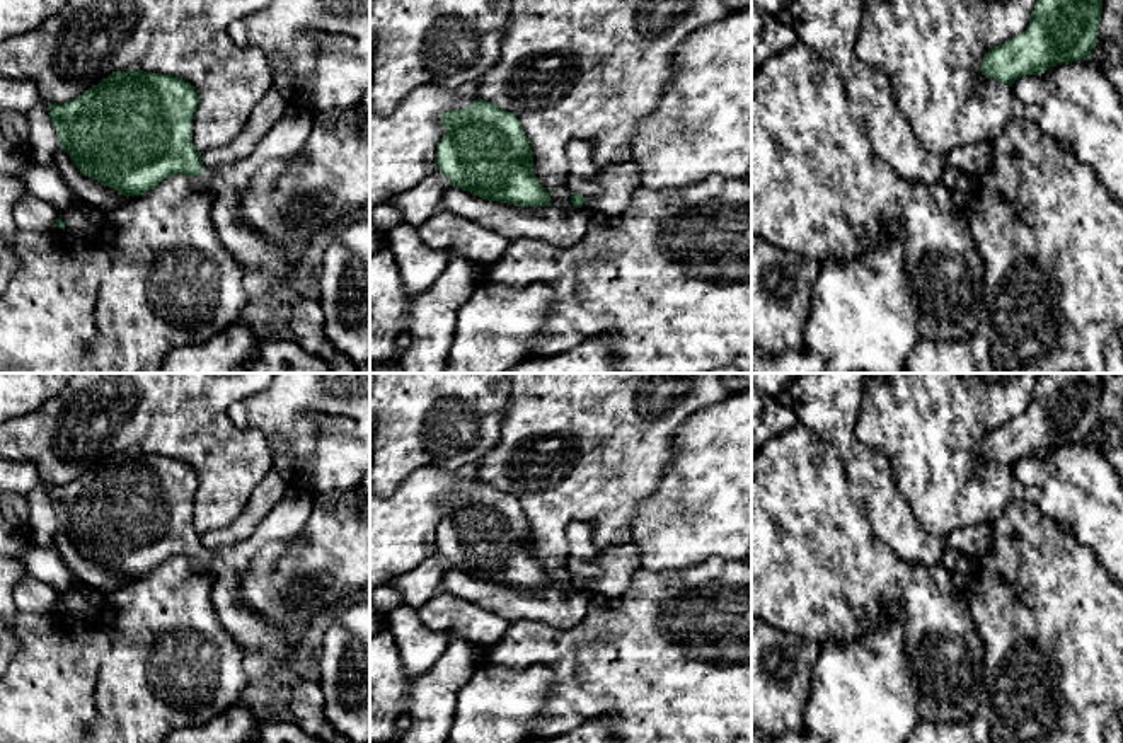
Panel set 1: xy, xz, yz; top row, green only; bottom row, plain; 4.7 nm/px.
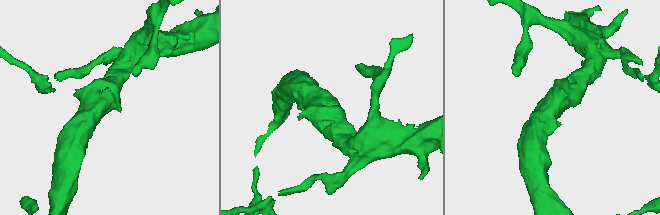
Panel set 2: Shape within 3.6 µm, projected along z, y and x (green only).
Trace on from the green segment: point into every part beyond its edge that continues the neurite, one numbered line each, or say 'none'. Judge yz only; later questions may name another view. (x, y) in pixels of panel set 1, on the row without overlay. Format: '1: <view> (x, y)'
none

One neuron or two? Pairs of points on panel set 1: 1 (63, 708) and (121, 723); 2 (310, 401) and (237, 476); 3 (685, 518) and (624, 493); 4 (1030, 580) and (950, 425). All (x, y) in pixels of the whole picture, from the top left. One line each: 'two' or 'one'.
1: two
2: two
3: two
4: two

